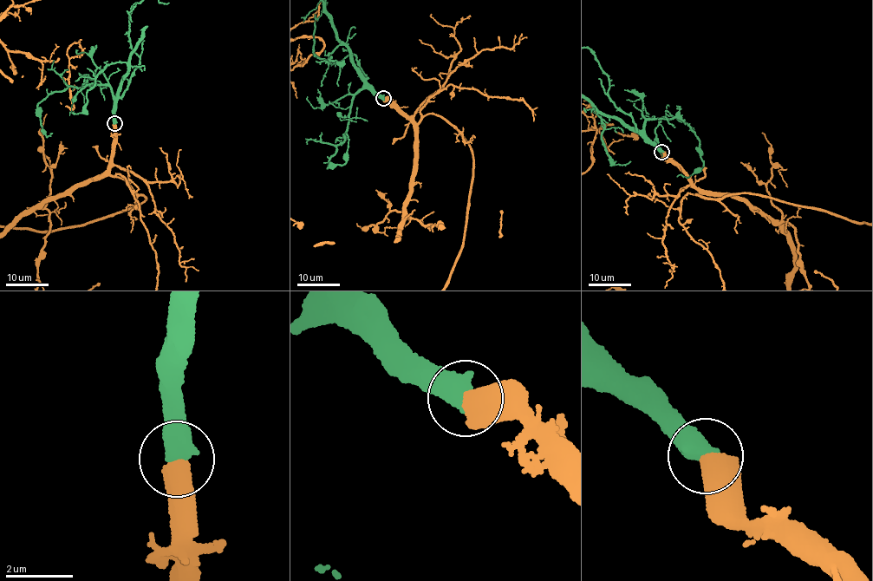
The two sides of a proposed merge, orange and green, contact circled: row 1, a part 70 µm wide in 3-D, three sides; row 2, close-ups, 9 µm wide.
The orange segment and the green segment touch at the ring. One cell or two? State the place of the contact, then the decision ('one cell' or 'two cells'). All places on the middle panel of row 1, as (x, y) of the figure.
at (383, 98); one cell

